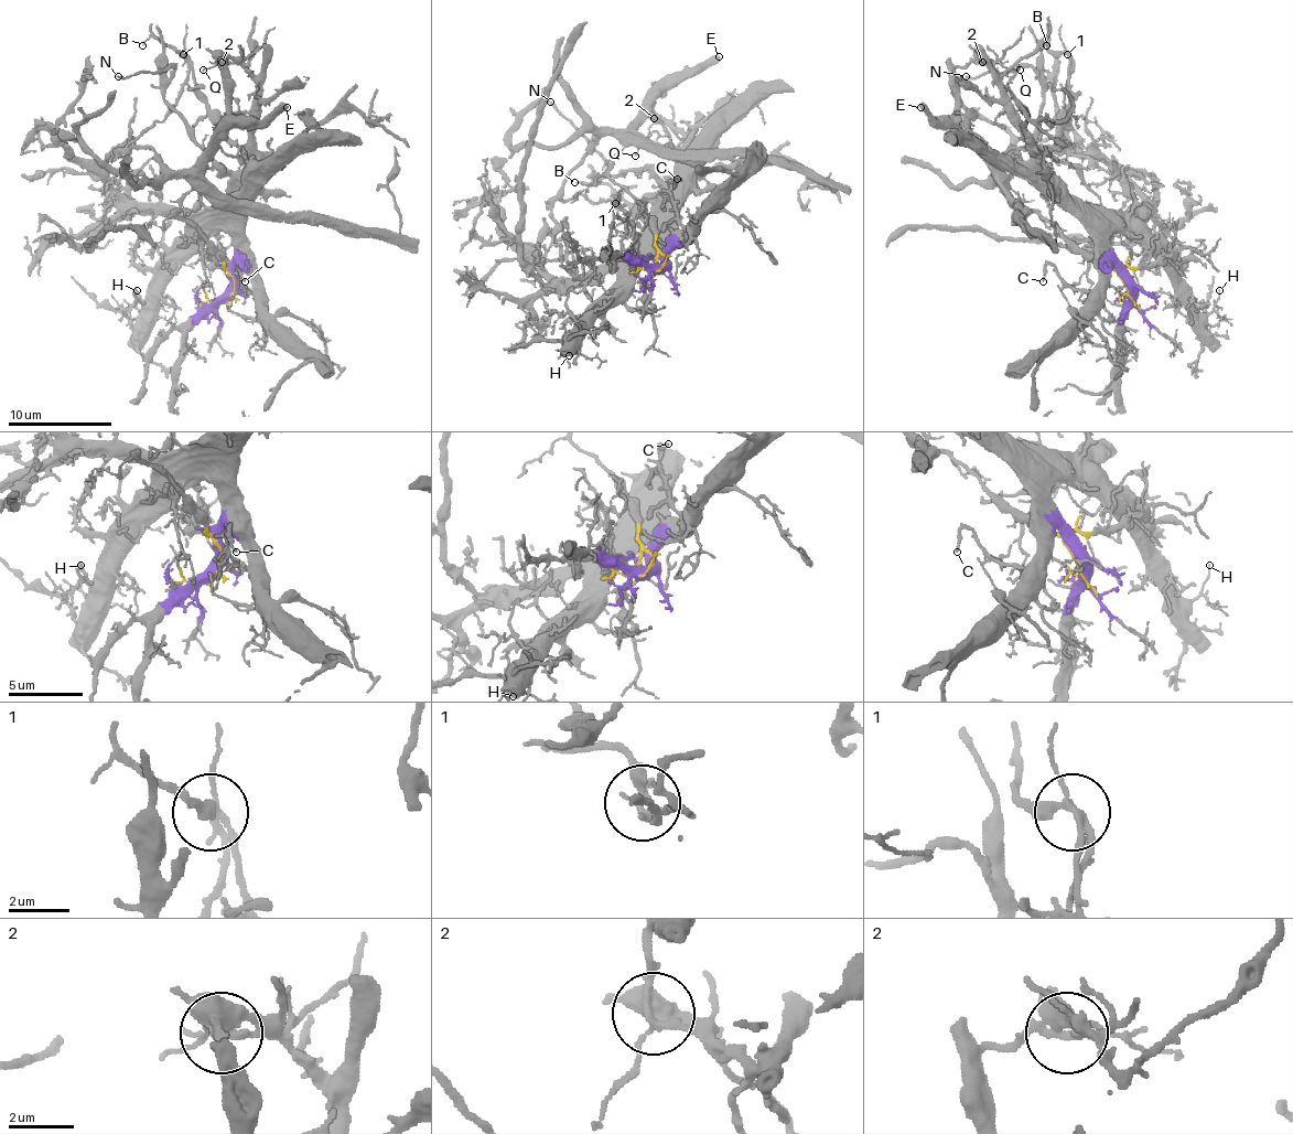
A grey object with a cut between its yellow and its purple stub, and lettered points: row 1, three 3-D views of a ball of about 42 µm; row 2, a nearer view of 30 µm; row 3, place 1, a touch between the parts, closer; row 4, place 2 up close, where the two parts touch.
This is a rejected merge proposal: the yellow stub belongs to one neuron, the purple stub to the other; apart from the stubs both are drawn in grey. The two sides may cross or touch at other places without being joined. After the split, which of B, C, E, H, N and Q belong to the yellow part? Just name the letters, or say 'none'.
B, E, Q

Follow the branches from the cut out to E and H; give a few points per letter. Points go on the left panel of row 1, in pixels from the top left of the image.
E: (232, 292), (235, 279), (224, 258), (178, 209), (191, 188), (191, 169), (232, 128), (260, 128), (287, 107)
H: (229, 292), (229, 264), (235, 245), (232, 237), (222, 229), (208, 237), (153, 292), (141, 313), (136, 289)

